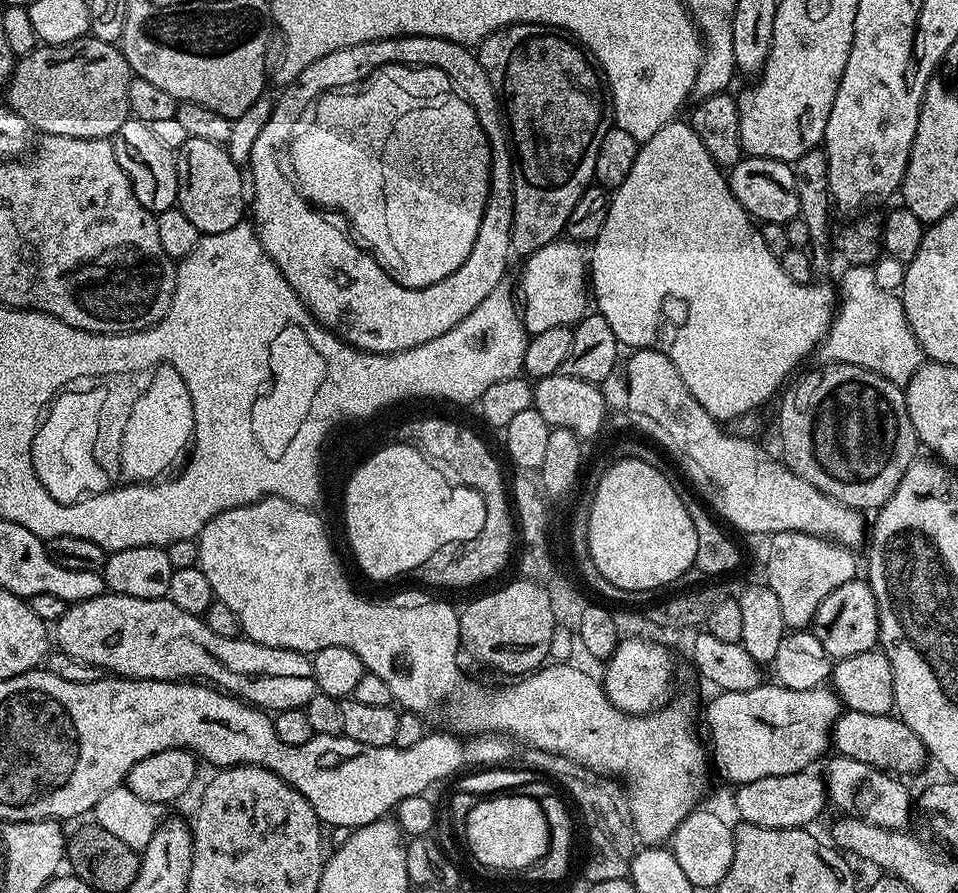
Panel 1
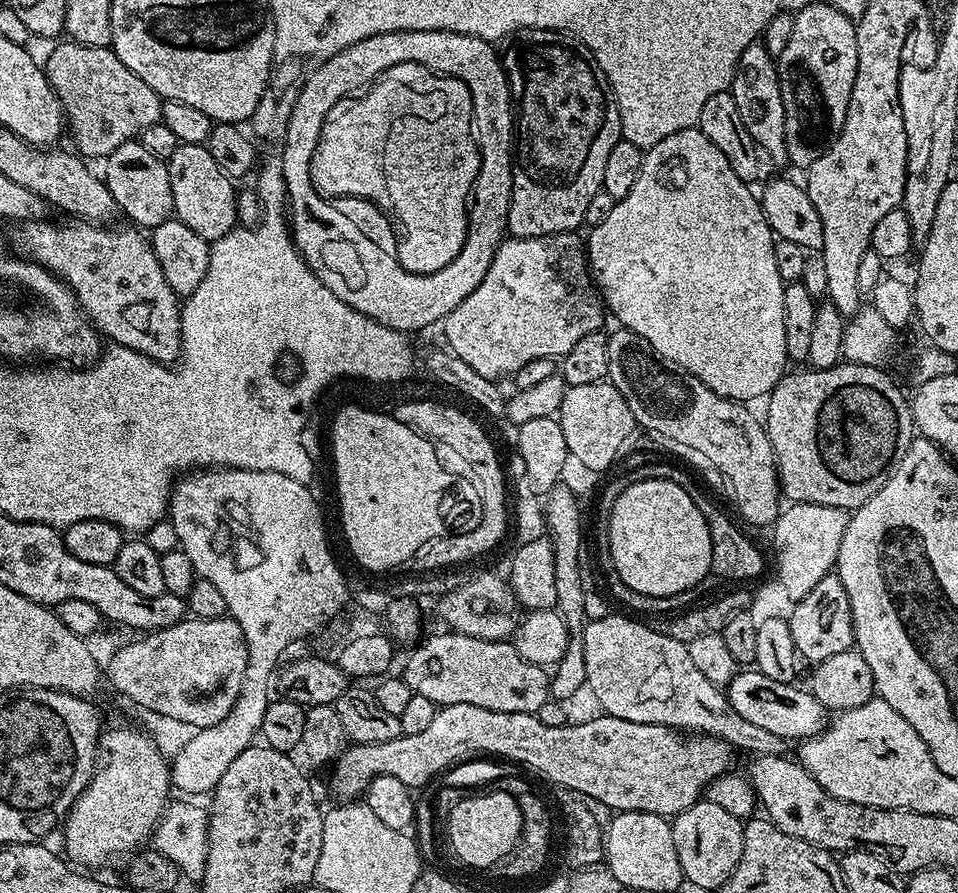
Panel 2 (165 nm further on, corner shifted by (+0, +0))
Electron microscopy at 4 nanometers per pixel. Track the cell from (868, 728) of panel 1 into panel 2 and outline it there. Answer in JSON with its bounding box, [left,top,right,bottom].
[726,670,830,742]

